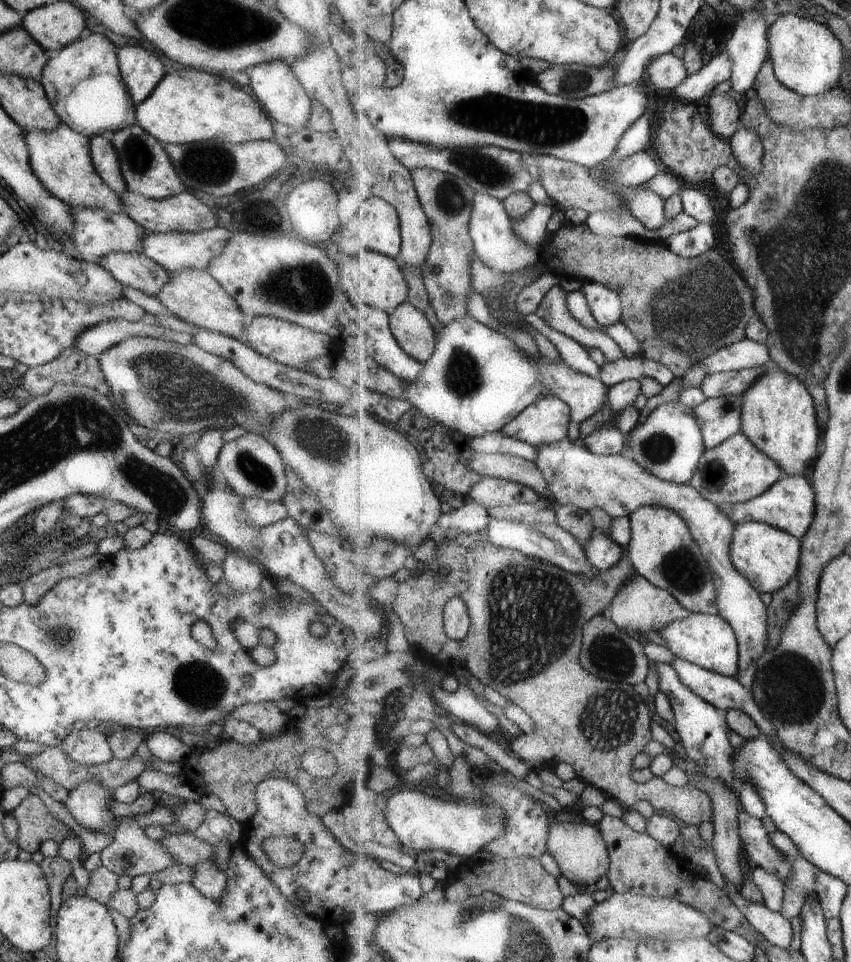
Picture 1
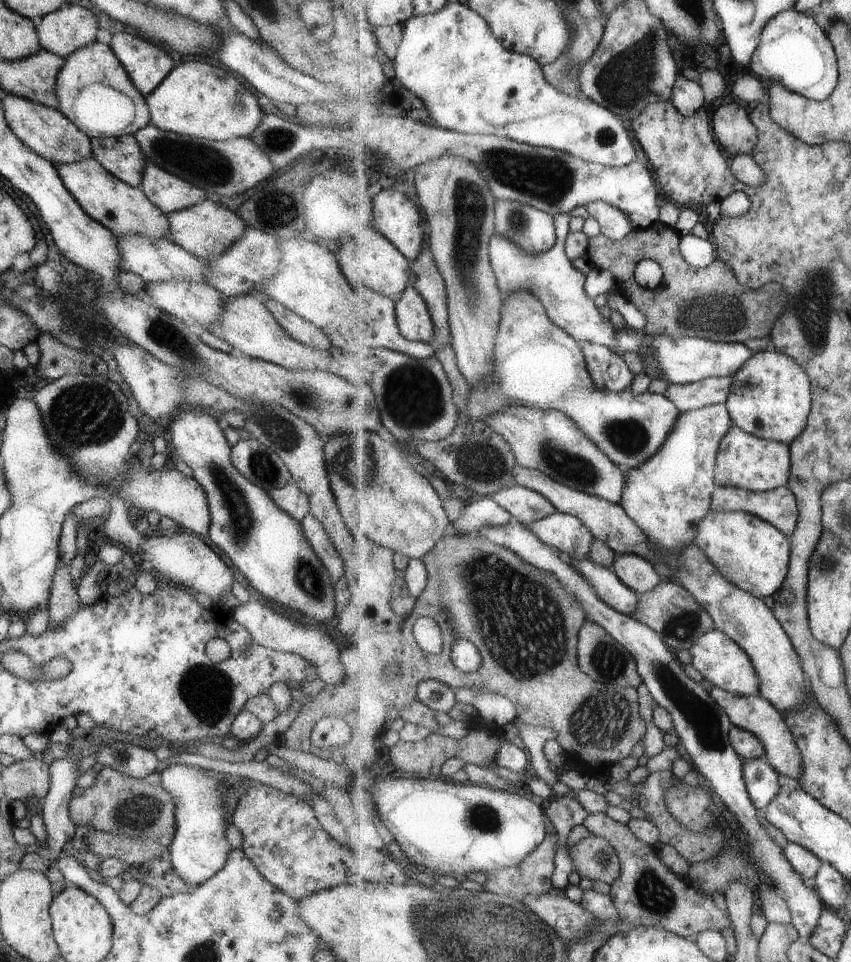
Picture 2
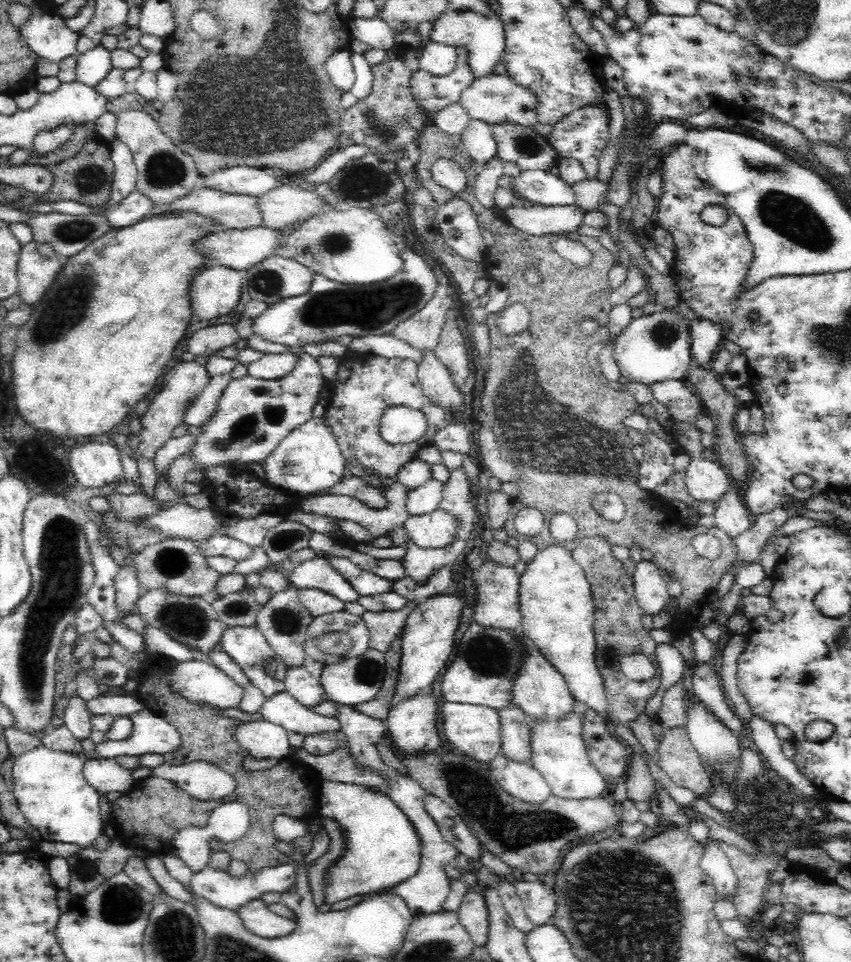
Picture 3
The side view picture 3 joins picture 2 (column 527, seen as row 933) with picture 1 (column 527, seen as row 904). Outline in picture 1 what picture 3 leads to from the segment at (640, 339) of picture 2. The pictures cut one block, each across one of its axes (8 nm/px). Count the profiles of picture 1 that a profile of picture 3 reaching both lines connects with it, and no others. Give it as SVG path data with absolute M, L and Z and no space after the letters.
M476 191L474 214L470 222L470 233L474 238L475 250L486 265L501 274L523 271L533 266L543 256L543 248L527 244L526 240L515 232L513 222L504 201Z

